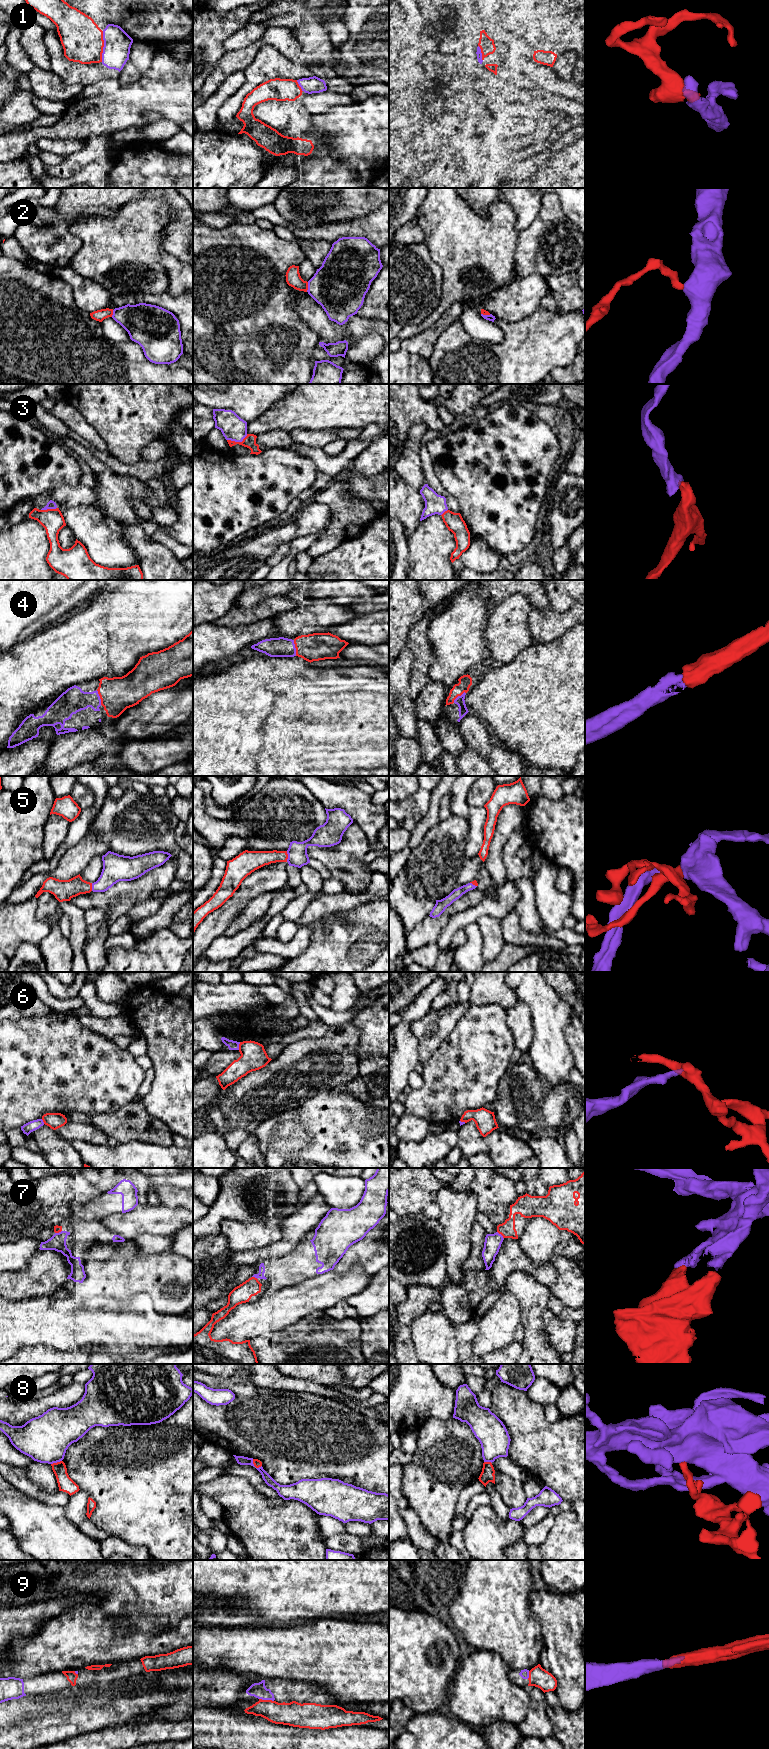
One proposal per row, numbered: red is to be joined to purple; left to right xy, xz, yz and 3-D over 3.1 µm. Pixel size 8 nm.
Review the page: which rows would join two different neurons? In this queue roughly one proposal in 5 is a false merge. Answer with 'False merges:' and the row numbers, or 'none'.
False merges: 2, 6, 8

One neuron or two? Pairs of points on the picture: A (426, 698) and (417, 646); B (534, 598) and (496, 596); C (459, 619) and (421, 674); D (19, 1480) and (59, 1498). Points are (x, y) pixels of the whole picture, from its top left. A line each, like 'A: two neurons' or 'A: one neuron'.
A: two neurons
B: one neuron
C: two neurons
D: one neuron

